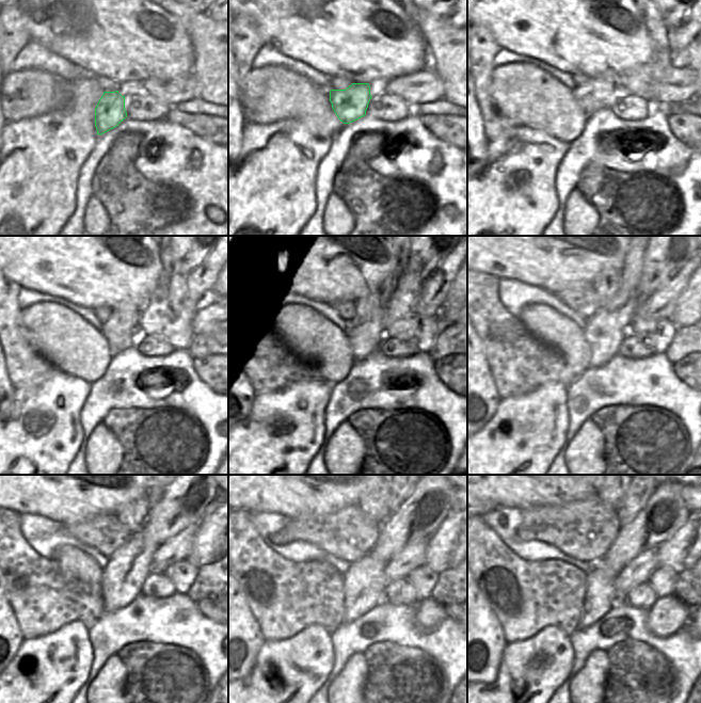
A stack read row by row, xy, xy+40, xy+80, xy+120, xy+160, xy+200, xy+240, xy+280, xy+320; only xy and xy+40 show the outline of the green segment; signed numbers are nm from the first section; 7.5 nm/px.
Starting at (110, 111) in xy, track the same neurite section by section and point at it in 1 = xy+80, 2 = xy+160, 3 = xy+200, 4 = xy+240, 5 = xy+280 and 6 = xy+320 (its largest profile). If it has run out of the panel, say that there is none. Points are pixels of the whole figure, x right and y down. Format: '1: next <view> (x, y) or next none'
1: next xy+80 (595, 94)
2: next xy+160 (364, 306)
3: next xy+200 (606, 284)
4: next xy+240 (133, 514)
5: next xy+280 (375, 501)
6: next xy+320 (612, 496)

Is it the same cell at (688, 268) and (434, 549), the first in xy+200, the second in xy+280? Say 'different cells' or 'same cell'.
different cells

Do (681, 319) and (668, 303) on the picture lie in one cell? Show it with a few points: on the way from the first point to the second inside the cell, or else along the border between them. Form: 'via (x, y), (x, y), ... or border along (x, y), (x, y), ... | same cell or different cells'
border along (684, 288), (670, 317) | different cells

